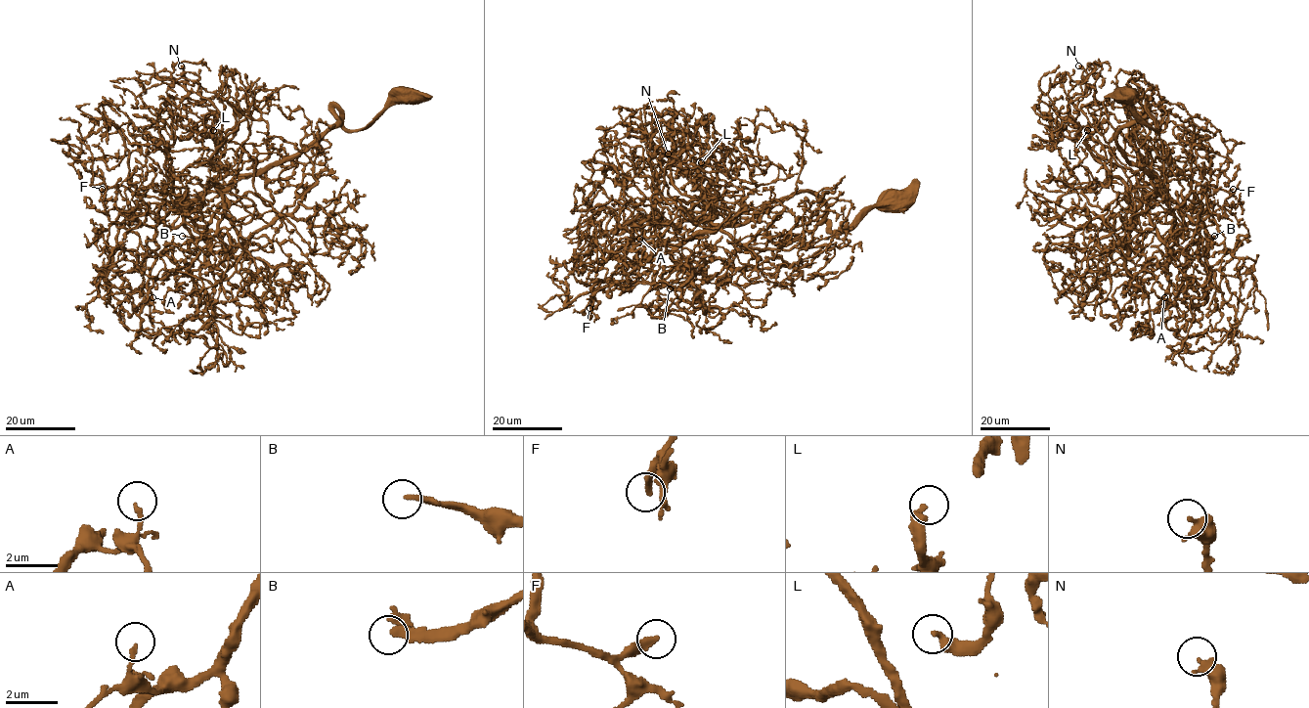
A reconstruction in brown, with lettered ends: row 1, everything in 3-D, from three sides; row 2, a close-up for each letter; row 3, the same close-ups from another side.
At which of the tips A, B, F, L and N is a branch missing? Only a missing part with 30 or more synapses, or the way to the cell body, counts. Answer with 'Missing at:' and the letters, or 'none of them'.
Missing at: B, F

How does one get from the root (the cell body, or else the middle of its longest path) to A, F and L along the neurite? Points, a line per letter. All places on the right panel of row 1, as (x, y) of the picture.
A: (1128, 99), (1156, 130), (1148, 108), (1117, 143), (1177, 203), (1182, 222), (1182, 290), (1171, 303), (1164, 297)
F: (1128, 99), (1156, 130), (1148, 108), (1117, 143), (1166, 198), (1194, 218), (1210, 185), (1233, 189)
L: (1128, 99), (1156, 127), (1148, 108), (1117, 136), (1155, 187), (1139, 205), (1100, 160), (1096, 118), (1087, 130)

